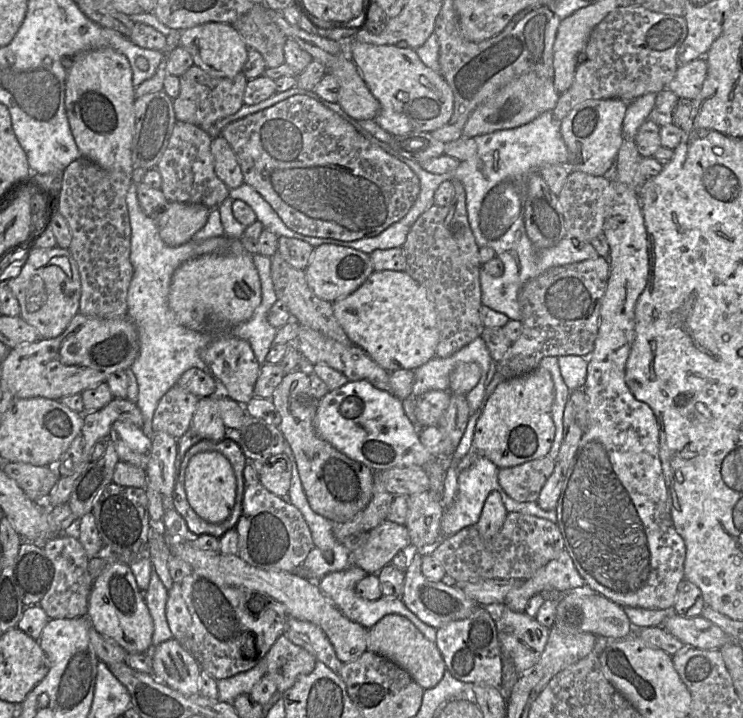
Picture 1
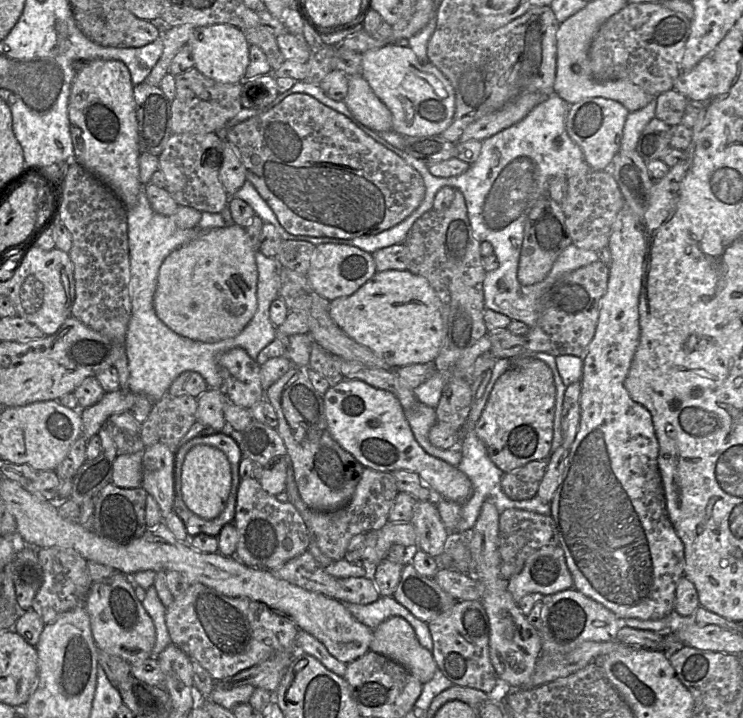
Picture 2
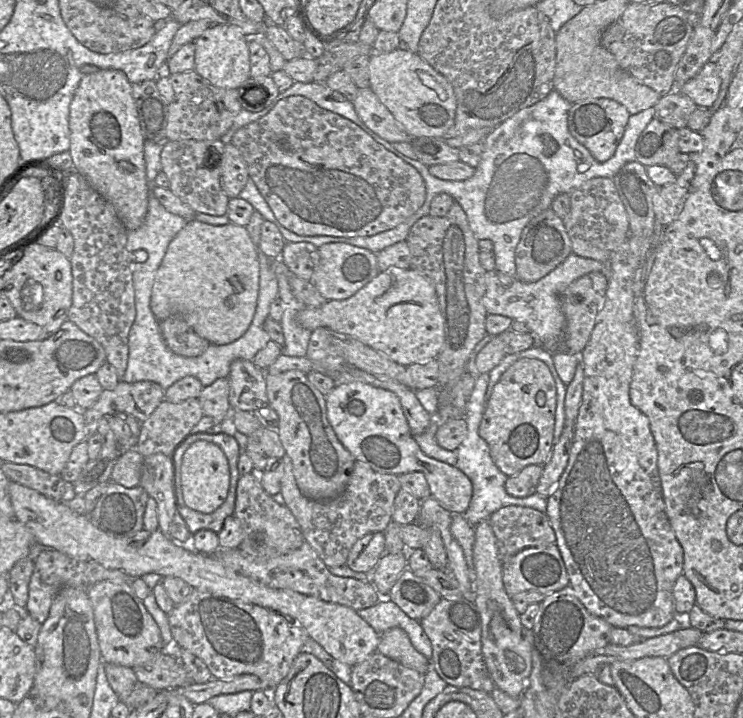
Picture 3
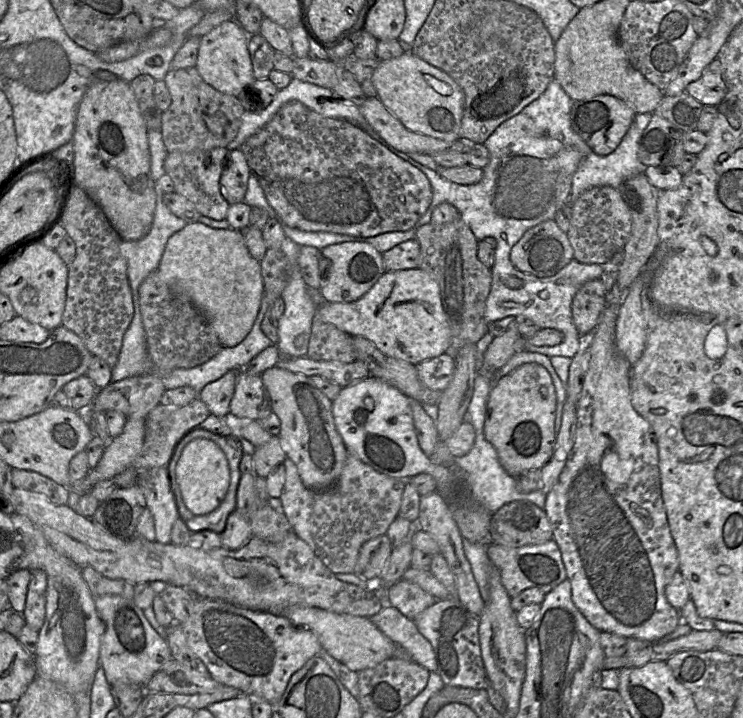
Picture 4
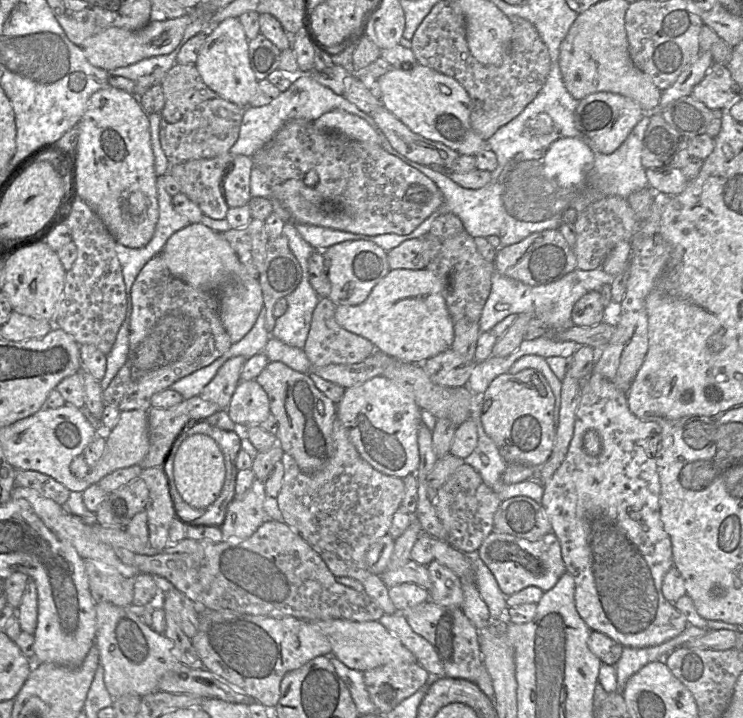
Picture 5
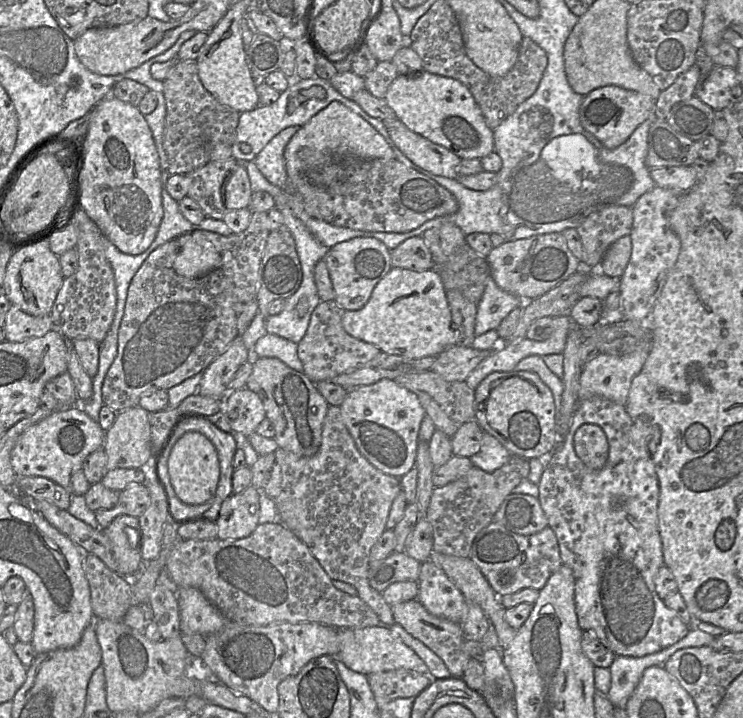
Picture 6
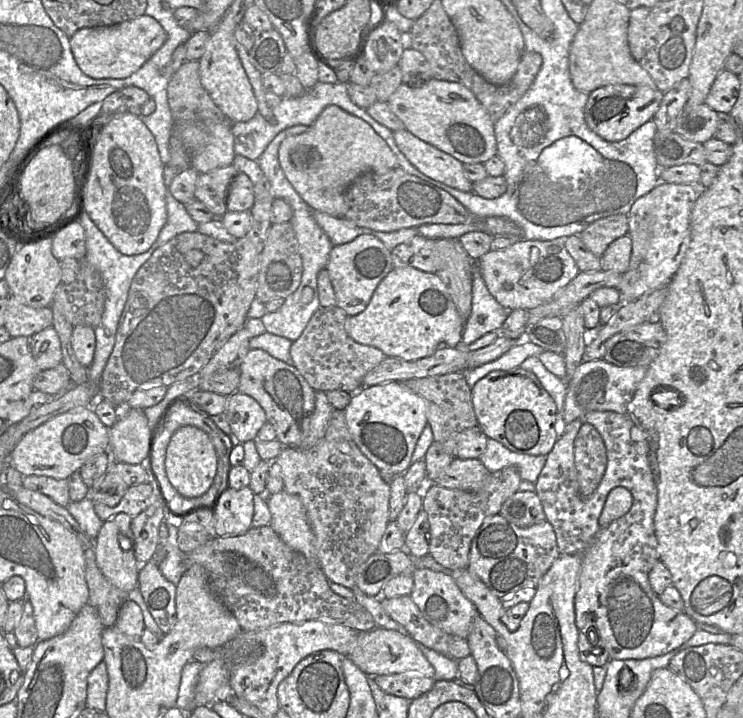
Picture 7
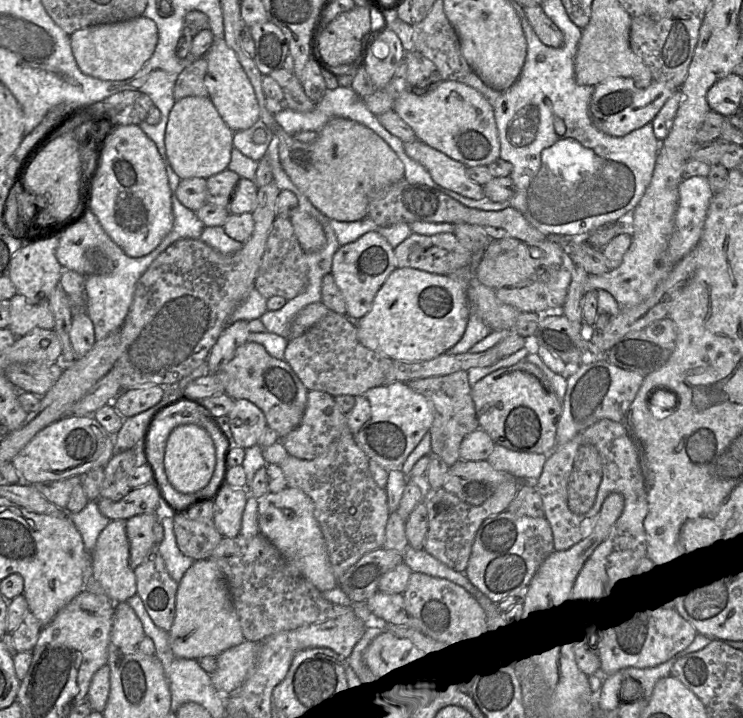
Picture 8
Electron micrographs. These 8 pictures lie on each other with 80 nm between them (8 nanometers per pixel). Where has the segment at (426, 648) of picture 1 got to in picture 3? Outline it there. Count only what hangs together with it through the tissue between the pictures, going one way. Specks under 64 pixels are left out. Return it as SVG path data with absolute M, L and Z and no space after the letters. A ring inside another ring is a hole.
M398 627L380 635L376 652L421 674L425 674L430 667L430 661L415 650L406 632Z

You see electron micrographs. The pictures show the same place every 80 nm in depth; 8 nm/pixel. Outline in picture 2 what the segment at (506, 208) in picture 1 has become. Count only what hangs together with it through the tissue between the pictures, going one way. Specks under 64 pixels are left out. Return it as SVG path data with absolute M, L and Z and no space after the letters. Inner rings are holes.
M297 81L292 88L283 93L279 93L274 101L263 108L248 109L242 107L242 109L227 122L225 127L214 133L222 138L224 135L226 136L227 131L231 127L253 116L267 112L284 98L294 93L308 94L325 106L343 114L366 135L413 167L423 178L425 196L420 206L401 223L374 236L361 236L353 239L311 237L288 233L281 226L275 213L260 196L253 184L246 180L242 187L233 196L230 196L230 198L236 197L248 203L253 208L255 214L258 215L264 223L271 223L274 225L283 240L301 240L310 242L315 246L326 243L343 244L373 254L373 252L381 248L404 242L408 231L415 221L424 213L432 209L437 191L445 186L452 187L453 189L459 190L465 198L467 215L474 238L480 243L485 241L491 243L493 246L493 254L498 260L498 267L493 271L486 272L483 281L485 308L504 314L511 320L524 322L529 328L532 327L537 320L539 300L542 295L562 274L599 260L597 252L582 249L570 243L559 254L552 268L542 281L533 285L524 286L519 283L517 278L525 222L529 212L539 198L548 194L548 186L551 178L554 176L563 176L569 179L594 171L586 163L580 147L571 140L567 133L565 123L570 105L557 94L550 95L545 101L534 107L529 114L518 123L483 140L480 156L470 165L468 170L461 175L448 178L433 176L429 172L426 164L422 161L392 146L381 138L378 133L359 122L343 101L337 102L332 100L324 94L318 84L311 84L305 81Z

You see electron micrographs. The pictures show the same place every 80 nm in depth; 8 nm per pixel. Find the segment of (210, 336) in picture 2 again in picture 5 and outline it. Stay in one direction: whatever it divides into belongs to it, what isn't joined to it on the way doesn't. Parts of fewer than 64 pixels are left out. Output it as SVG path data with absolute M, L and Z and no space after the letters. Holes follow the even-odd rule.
M201 222L190 223L168 239L161 253L170 273L193 287L215 290L227 283L220 293L220 318L232 343L251 330L263 307L261 285L258 278L246 273L236 252L221 233Z

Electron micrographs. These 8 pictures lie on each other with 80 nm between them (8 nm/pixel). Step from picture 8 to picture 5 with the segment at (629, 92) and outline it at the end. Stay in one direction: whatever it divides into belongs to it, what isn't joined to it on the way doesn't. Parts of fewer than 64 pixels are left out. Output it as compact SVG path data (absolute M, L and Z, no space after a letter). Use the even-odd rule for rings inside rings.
M596 92L578 102L575 126L593 141L601 153L611 154L622 145L644 115L645 112L640 105L626 96L612 92Z

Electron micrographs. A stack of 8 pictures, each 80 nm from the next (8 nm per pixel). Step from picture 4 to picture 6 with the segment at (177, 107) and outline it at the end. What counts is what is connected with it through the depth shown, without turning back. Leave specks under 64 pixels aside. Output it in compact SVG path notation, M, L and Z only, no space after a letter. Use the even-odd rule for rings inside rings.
M196 60L178 61L163 81L163 93L166 101L163 145L171 175L189 174L205 166L218 144L233 145L241 113L220 103L205 89Z

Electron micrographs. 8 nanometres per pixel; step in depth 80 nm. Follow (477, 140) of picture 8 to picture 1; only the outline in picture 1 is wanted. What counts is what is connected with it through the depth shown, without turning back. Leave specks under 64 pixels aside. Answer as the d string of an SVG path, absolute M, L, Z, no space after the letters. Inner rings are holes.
M350 41L352 60L370 92L379 101L381 110L375 122L391 135L410 132L432 132L452 117L454 96L442 75L427 67L416 51L396 45L371 45Z

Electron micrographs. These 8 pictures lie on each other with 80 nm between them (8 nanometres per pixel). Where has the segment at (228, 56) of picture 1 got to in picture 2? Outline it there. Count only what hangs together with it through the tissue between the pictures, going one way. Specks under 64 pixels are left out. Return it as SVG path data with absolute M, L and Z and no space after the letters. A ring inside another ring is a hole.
M230 24L196 27L187 44L192 51L195 68L219 83L238 83L245 79L249 65L249 46L243 31Z

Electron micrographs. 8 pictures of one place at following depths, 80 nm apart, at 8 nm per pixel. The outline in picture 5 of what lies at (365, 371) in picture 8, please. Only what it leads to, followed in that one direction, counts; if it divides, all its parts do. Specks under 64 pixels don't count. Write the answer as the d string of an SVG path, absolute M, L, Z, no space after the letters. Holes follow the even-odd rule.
M327 297L320 298L312 314L310 329L302 349L311 363L312 368L329 364L354 364L372 355L376 348L367 339L353 334L335 320L336 305Z

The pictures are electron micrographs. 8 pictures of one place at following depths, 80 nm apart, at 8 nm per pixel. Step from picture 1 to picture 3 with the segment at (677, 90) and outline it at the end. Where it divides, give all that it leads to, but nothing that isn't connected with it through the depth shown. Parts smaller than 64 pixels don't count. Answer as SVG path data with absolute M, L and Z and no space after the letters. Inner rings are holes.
M709 60L698 74L676 89L688 96L697 106L711 108L718 98L721 77L715 60Z

